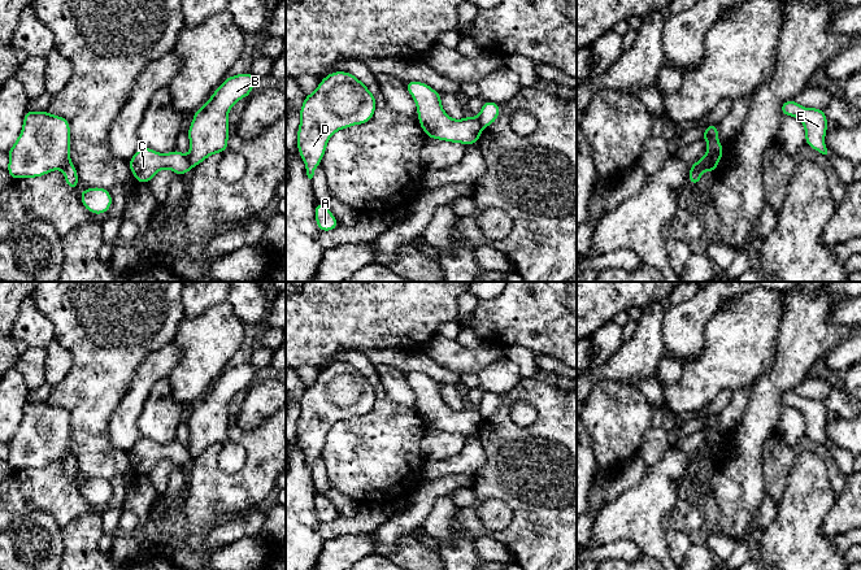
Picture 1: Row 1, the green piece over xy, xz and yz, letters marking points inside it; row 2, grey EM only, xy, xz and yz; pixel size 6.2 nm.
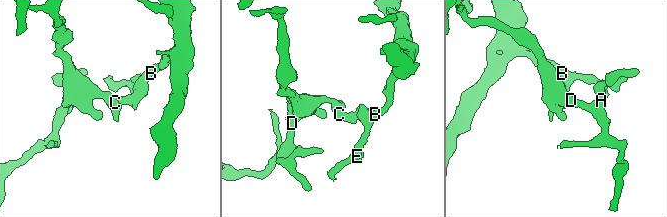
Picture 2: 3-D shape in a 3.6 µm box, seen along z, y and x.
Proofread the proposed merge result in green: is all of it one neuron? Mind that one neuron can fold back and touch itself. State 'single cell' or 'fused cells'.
fused cells

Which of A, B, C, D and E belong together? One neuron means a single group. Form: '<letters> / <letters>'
A C D / B E

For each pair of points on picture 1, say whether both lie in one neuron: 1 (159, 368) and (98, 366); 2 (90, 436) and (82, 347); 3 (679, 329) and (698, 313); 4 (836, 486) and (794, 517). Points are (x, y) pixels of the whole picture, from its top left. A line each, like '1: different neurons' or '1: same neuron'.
1: different neurons
2: same neuron
3: same neuron
4: different neurons

